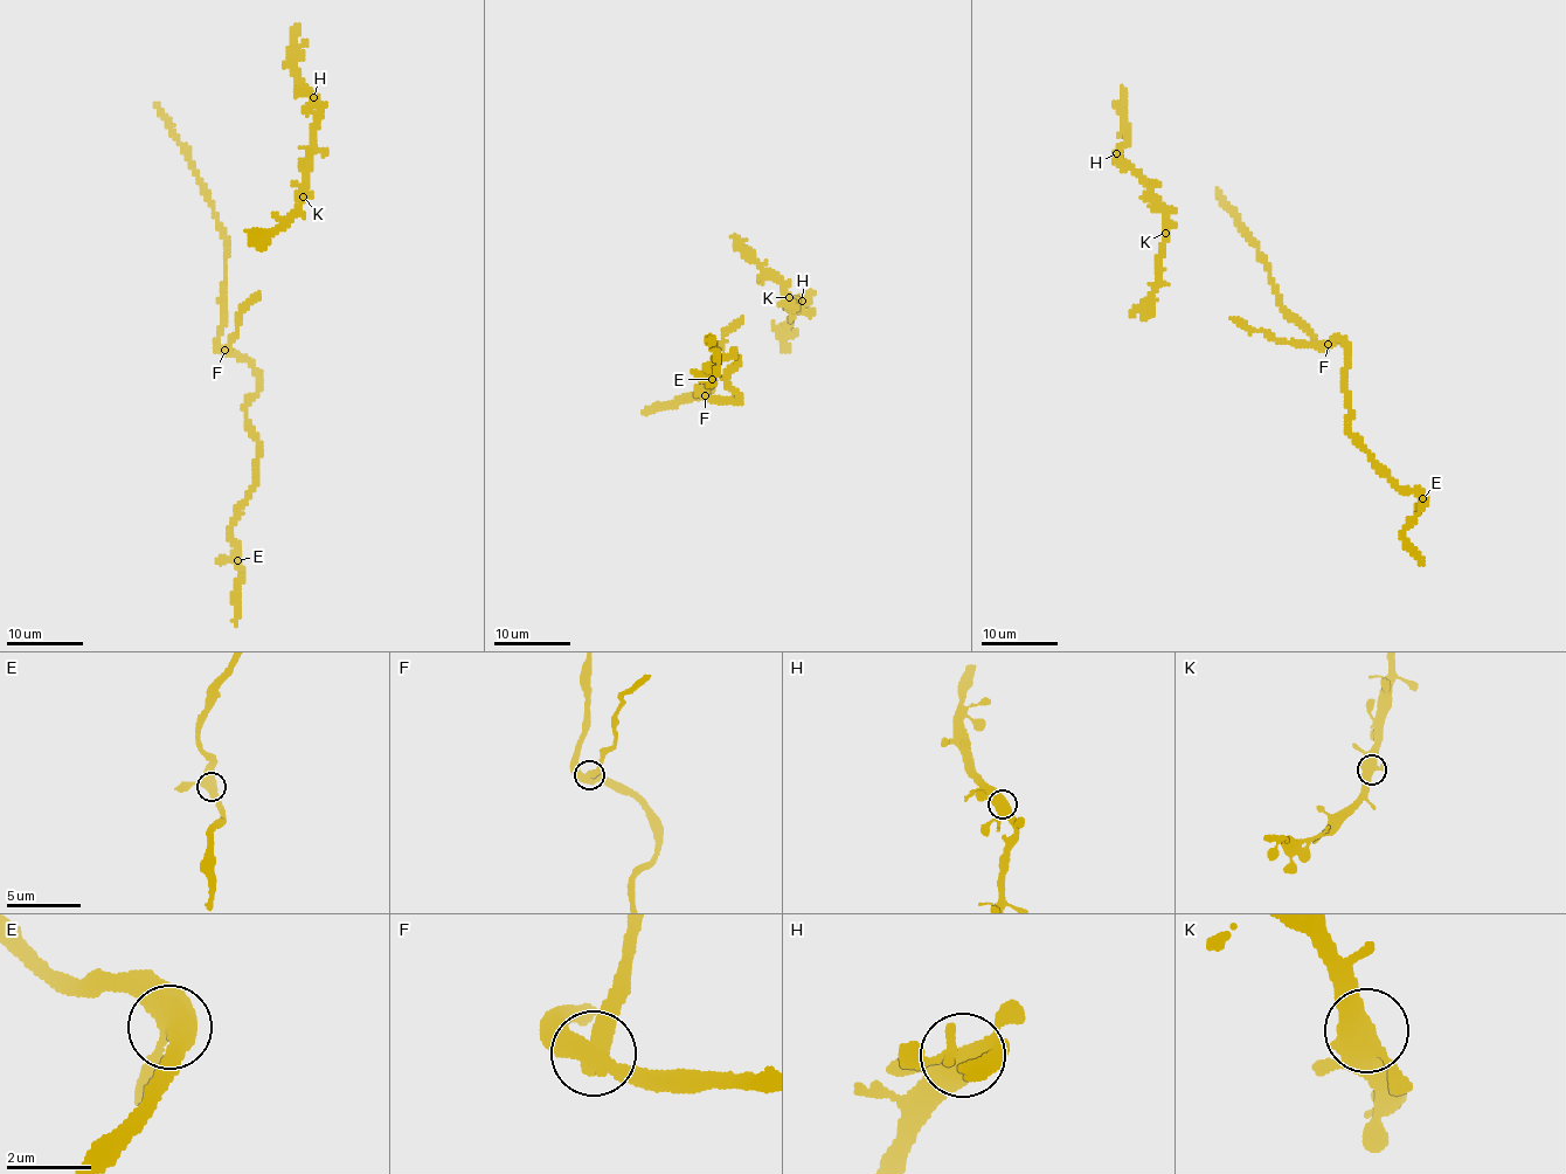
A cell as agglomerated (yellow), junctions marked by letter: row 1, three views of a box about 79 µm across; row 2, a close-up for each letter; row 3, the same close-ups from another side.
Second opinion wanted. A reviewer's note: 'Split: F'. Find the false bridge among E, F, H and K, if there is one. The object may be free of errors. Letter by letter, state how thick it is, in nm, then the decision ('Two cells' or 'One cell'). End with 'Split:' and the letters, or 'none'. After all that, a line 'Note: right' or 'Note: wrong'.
E: Thickness 480 nm. One cell
F: Thickness 460 nm. Two cells
H: Thickness 460 nm. One cell
K: Thickness 480 nm. One cell
Split: F
Note: right

